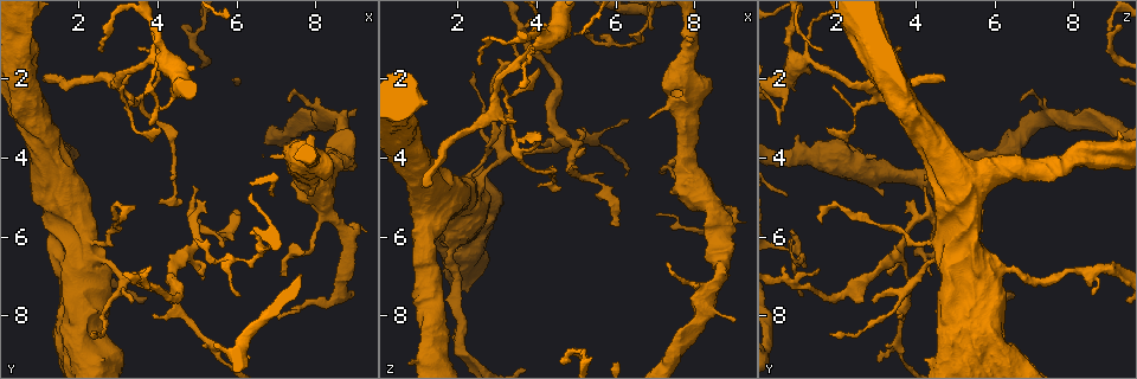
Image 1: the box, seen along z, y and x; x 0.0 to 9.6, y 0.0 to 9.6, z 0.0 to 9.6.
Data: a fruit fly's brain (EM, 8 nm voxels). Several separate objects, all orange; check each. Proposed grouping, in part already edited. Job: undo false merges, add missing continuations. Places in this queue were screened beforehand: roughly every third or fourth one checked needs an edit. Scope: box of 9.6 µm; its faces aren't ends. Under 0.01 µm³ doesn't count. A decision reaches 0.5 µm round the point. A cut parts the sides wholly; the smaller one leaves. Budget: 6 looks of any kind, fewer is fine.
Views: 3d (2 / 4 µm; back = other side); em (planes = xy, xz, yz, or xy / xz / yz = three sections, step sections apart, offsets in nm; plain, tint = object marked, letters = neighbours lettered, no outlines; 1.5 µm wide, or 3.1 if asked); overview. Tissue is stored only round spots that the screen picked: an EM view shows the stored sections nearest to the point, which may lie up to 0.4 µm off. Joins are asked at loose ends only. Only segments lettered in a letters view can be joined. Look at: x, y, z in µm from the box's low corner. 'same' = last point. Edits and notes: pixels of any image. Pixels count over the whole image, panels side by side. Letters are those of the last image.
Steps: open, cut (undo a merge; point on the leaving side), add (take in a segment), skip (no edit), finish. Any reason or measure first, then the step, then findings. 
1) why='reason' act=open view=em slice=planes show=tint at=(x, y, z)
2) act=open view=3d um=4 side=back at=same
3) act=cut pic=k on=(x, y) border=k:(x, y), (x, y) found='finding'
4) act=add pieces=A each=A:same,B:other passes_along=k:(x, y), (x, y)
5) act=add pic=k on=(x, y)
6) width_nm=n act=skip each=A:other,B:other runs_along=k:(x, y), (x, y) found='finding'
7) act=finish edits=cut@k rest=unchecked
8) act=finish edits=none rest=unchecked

why='free end' act=open view=em slice=planes show=letters at=(2.60, 1.30, 1.65)

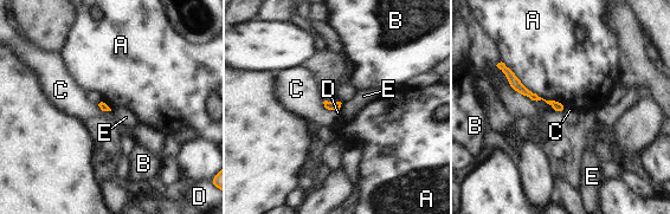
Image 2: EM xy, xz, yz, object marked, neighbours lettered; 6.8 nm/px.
longest_contact=A:550nm act=skip each=A:other,B:other,C:other,D:other,E:other found='no lettered segment goes on from it'

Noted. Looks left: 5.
why='narrows sharply' act=open view=3d um=4 side=back at=(6.00, 6.60, 1.20)

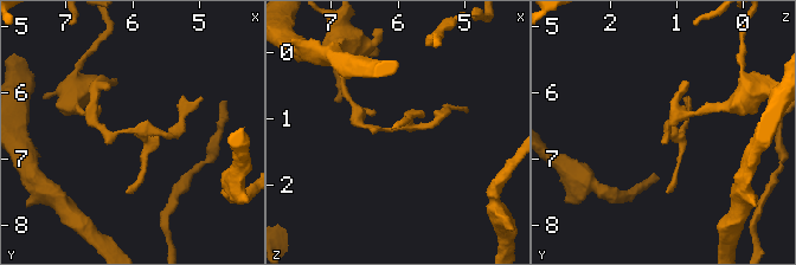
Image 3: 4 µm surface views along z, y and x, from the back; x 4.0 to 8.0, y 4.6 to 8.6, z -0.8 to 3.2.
act=open view=em slice=planes show=letters at=(5.90, 6.55, 1.15)

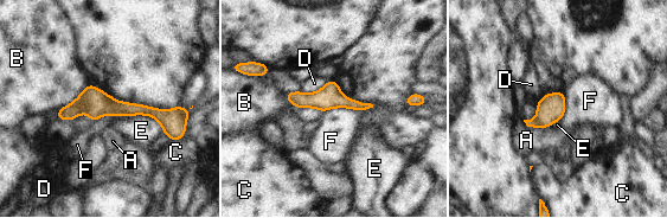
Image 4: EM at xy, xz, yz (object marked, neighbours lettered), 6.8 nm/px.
act=skip each=A:other,B:other,C:other,D:other,E:other,F:other runs_along=4:(178, 110), (77, 107), (59, 115) found='continuous, no second cell'

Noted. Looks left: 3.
why='thin end' act=open view=3d um=4 at=(7.35, 2.50, 6.70)

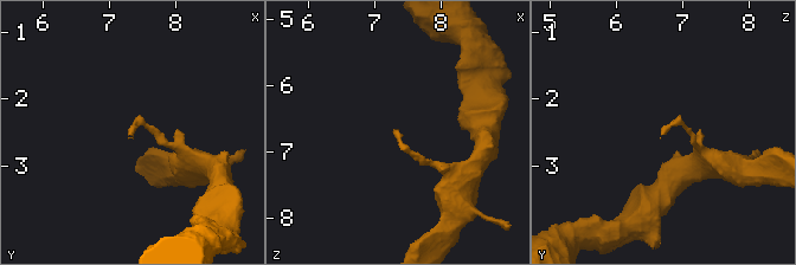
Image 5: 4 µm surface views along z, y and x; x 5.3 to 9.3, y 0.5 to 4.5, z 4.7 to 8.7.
act=open view=em slice=planes show=letters at=(7.35, 2.60, 6.65)

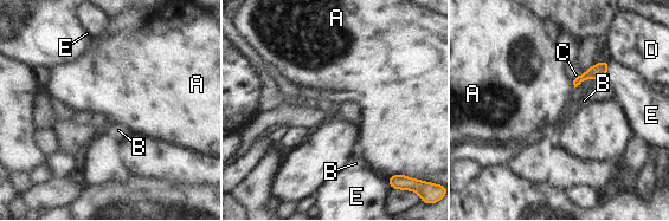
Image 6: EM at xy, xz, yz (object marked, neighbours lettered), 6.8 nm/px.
act=skip each=A:other,B:other,C:other,D:other,E:other border=6:(572, 80), (574, 88) found='no lettered segment goes on from it'

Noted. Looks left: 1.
act=finish edits=none rest=unchecked

